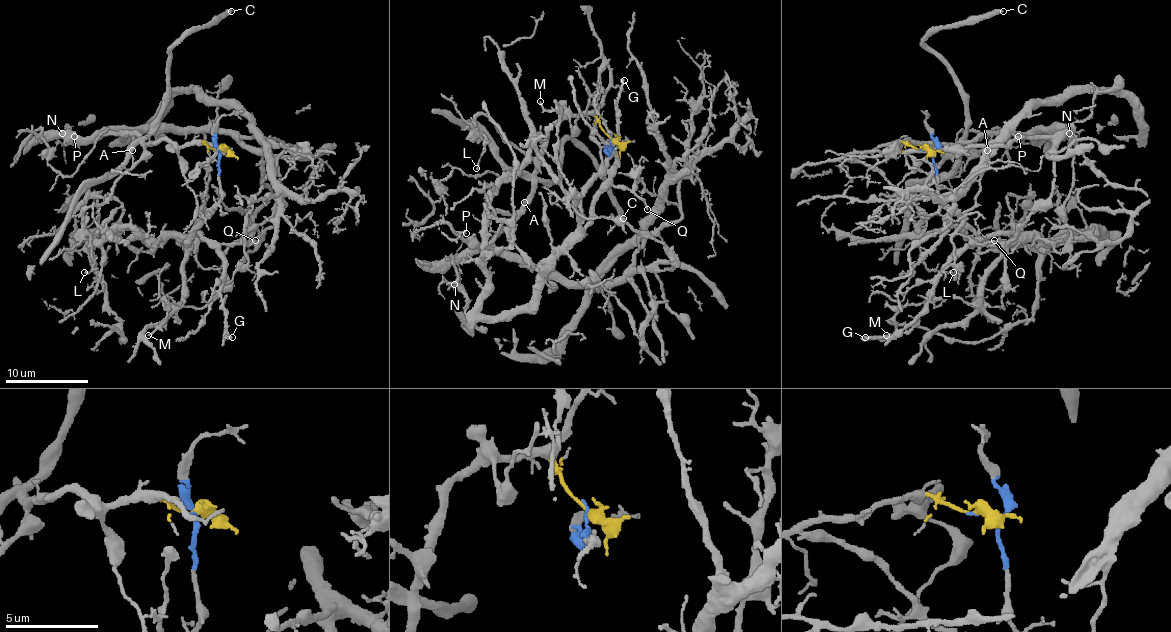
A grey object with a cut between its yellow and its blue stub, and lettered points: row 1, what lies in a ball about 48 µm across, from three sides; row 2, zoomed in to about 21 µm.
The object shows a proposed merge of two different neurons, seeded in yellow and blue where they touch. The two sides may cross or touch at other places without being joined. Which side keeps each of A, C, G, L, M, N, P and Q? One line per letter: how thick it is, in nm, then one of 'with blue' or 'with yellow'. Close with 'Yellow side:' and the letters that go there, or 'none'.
A: 140 nm thick; with yellow
C: 380 nm thick; with yellow
G: 260 nm thick; with blue
L: 140 nm thick; with yellow
M: 160 nm thick; with blue
N: 110 nm thick; with yellow
P: 100 nm thick; with yellow
Q: 140 nm thick; with blue
Yellow side: A, C, L, N, P

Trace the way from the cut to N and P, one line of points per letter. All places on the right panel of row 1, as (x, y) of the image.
N: (924, 148), (899, 144), (908, 140), (949, 144), (978, 140), (985, 134), (1045, 138), (1070, 134)
P: (924, 148), (899, 144), (949, 144), (985, 134), (1026, 134), (1032, 144), (1018, 136)

